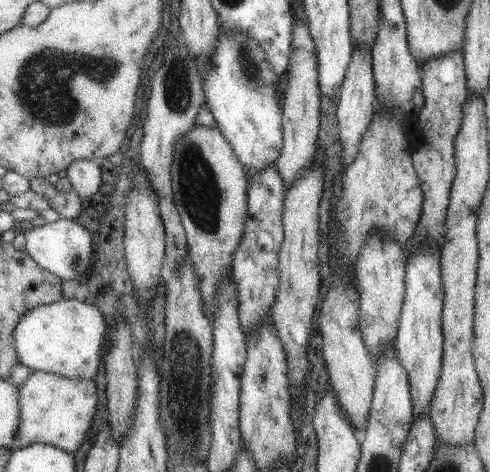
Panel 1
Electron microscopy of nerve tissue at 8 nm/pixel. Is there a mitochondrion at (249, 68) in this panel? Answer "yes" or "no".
yes

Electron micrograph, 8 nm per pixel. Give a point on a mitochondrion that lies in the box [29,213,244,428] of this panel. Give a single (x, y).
(74, 264)

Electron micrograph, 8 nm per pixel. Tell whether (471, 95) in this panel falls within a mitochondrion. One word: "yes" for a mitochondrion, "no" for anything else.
no

